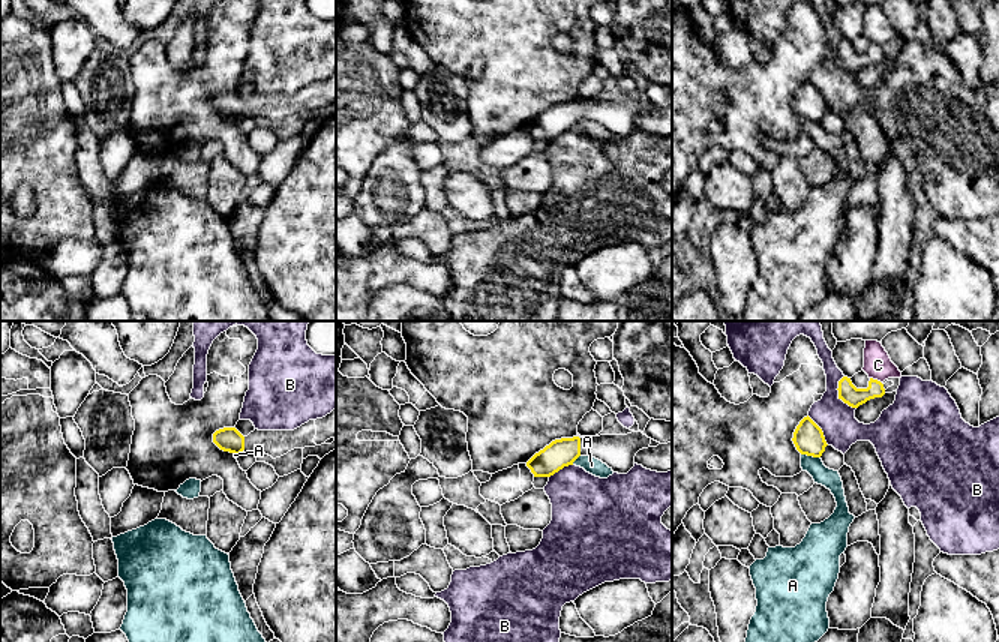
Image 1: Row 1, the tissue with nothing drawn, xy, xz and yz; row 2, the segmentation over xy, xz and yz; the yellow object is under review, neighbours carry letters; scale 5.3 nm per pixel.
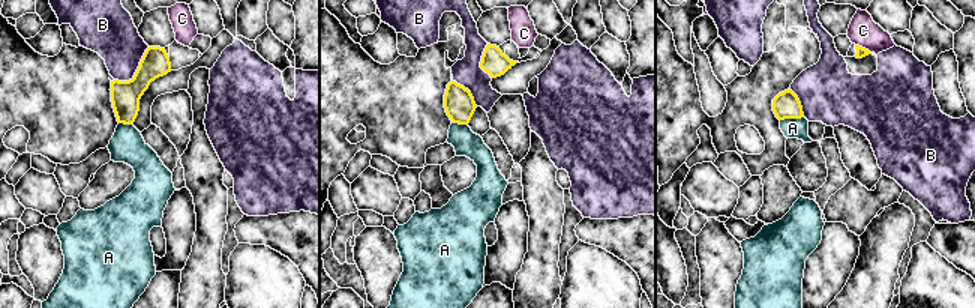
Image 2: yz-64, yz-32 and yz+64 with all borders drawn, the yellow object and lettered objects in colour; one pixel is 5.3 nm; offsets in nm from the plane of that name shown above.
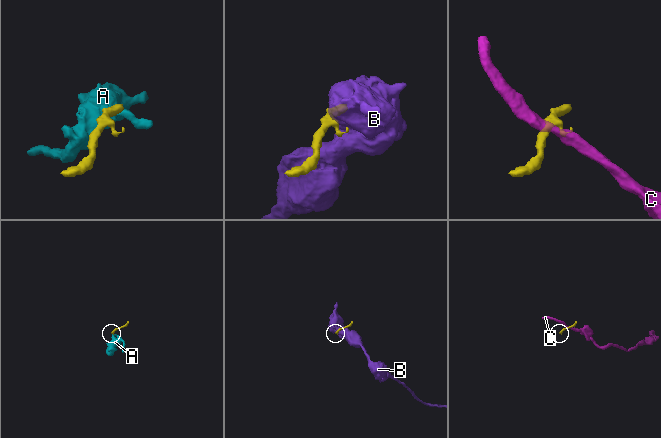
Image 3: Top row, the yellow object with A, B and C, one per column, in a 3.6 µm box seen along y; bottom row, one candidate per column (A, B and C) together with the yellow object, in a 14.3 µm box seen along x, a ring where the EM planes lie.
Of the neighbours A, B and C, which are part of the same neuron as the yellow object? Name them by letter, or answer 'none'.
none

